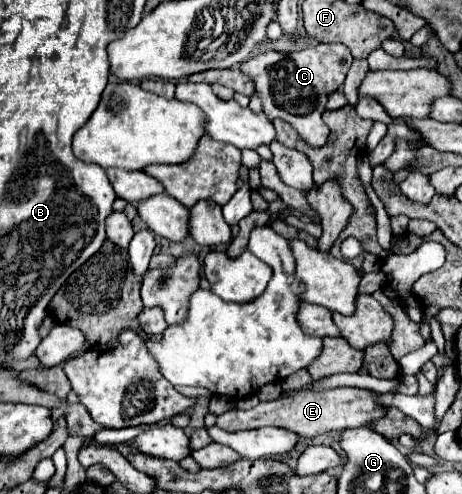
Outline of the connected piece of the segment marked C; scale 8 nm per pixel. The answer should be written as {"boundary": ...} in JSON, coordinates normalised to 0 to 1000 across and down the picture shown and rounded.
{"boundary":[[[690,87],[634,107],[574,103],[535,128],[522,128],[517,140],[552,164],[556,188],[569,204],[569,225],[582,241],[613,241],[630,249],[673,294],[703,294],[712,269],[695,233],[708,225],[708,196],[742,172],[760,128],[764,111],[747,91]]]}

